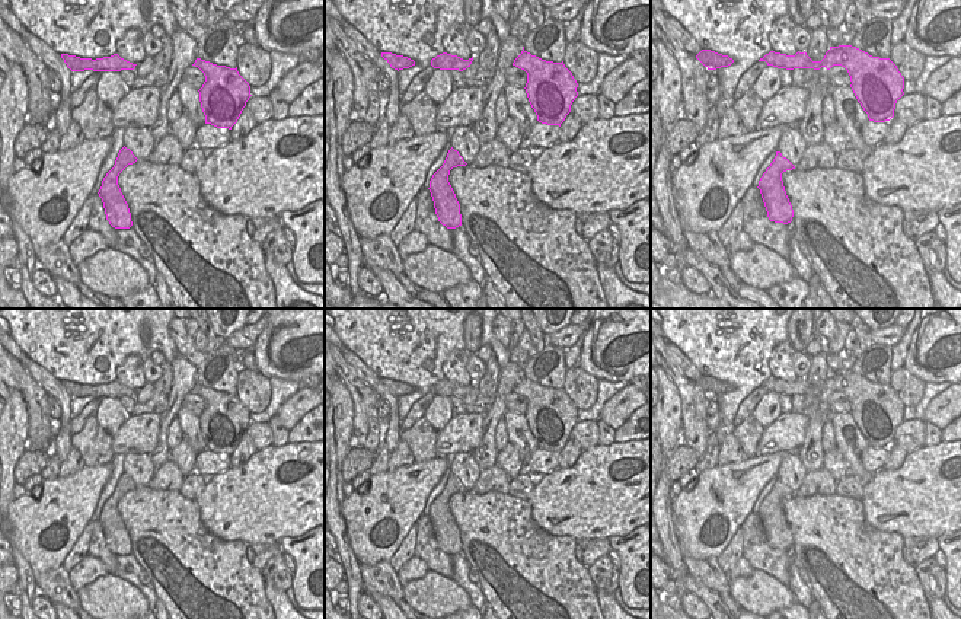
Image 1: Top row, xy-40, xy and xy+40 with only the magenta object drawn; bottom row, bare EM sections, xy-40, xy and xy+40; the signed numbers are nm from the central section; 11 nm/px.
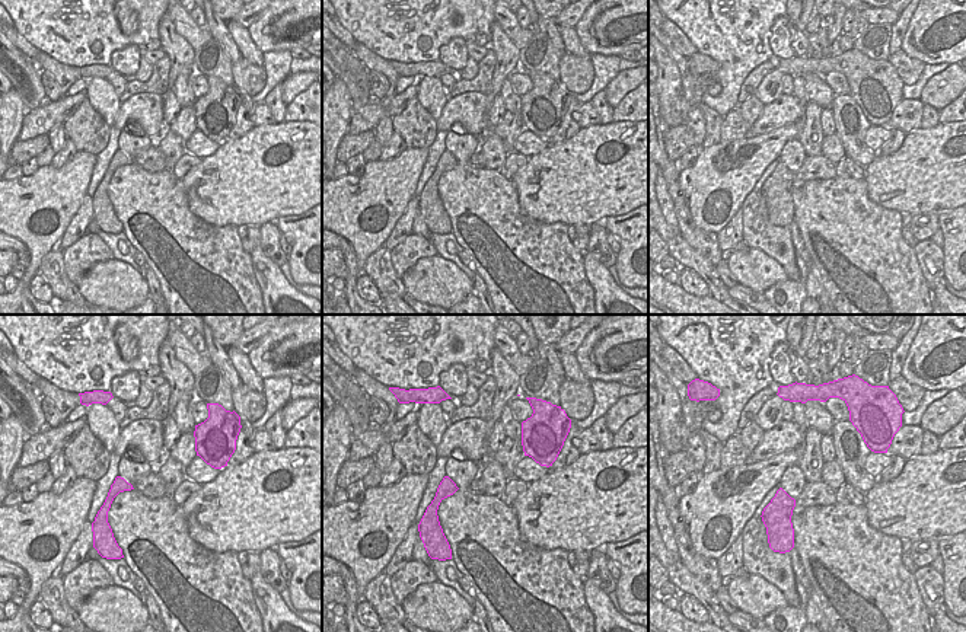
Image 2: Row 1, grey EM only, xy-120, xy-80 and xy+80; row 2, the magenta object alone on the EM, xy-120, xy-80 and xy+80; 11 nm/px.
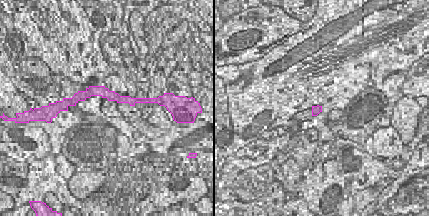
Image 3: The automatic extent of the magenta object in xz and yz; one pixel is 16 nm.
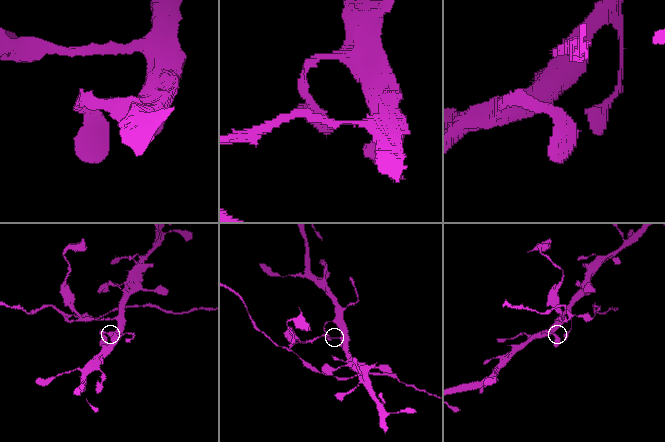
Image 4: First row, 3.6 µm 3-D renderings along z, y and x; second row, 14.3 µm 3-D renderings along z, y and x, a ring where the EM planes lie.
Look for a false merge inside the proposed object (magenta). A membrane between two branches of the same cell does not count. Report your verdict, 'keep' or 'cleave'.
cleave

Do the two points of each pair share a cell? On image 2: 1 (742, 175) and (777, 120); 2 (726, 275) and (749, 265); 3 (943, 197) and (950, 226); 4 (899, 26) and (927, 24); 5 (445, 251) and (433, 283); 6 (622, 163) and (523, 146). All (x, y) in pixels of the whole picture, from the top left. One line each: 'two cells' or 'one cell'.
1: two cells
2: two cells
3: two cells
4: two cells
5: two cells
6: two cells

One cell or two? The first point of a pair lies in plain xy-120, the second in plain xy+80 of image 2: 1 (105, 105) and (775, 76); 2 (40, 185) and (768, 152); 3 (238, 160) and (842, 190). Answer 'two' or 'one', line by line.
1: one
2: one
3: two

